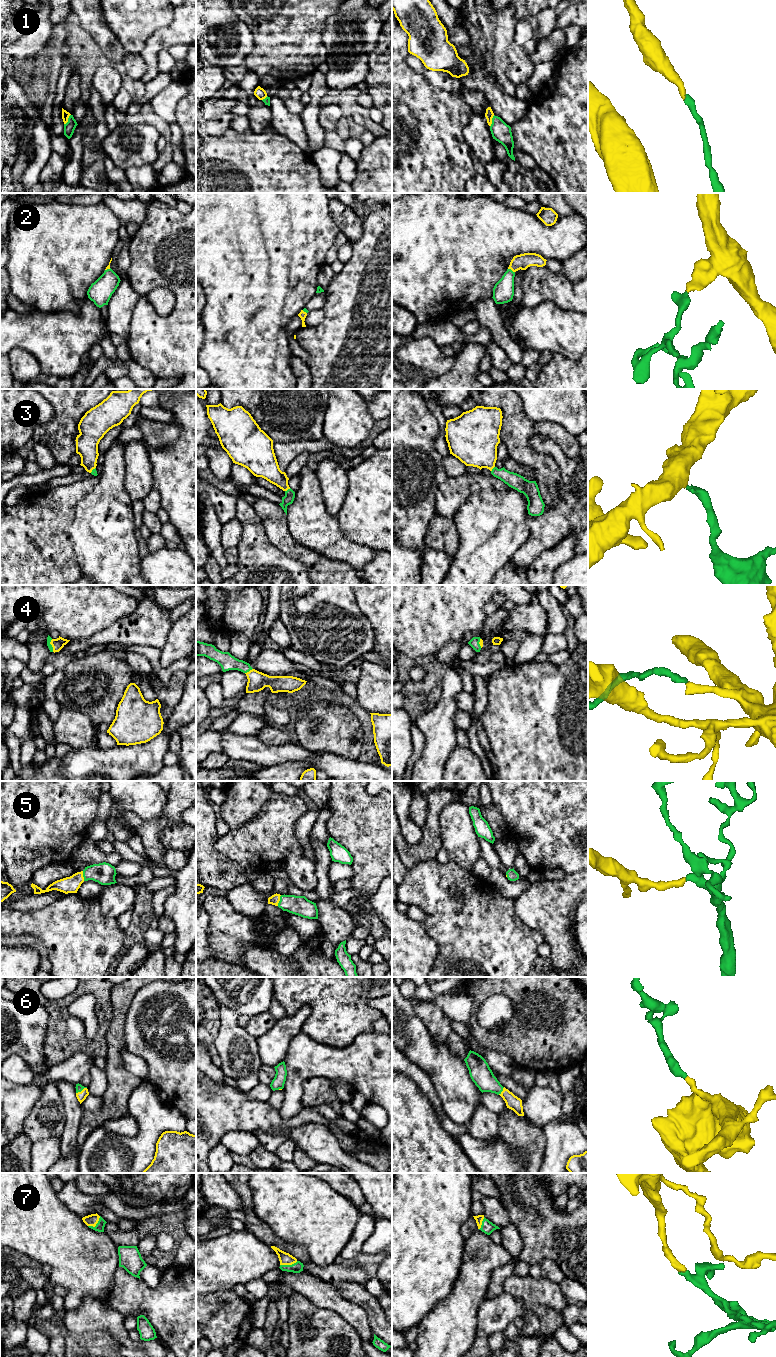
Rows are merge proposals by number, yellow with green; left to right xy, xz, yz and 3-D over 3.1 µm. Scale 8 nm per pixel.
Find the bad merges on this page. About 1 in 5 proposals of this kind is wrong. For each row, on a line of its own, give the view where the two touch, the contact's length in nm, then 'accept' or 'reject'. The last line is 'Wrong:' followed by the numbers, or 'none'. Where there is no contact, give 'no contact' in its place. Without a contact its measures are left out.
1: contact in yz; length 100 nm; accept
2: contact in yz; length 70 nm; accept
3: contact in xz; length 50 nm; accept
4: contact in xy; length 110 nm; accept
5: contact in xz; length 90 nm; accept
6: contact in xy; length 100 nm; accept
7: contact in xy; length 130 nm; accept
Wrong: none

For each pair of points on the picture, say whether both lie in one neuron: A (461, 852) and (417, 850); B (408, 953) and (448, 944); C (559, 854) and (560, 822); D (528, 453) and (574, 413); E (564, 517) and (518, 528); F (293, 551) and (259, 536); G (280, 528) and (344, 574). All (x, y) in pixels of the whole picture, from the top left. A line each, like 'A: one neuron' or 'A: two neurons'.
A: two neurons
B: two neurons
C: one neuron
D: two neurons
E: two neurons
F: two neurons
G: one neuron

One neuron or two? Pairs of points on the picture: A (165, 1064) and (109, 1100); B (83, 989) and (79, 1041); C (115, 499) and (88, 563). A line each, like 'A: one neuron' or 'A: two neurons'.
A: two neurons
B: one neuron
C: one neuron

